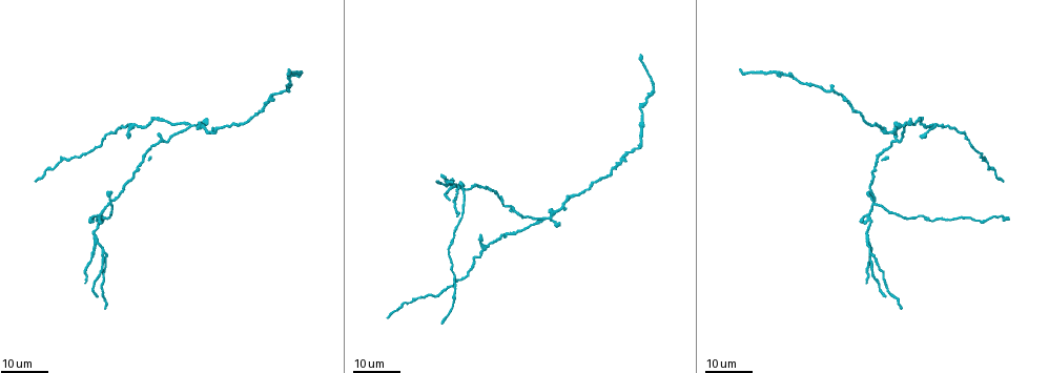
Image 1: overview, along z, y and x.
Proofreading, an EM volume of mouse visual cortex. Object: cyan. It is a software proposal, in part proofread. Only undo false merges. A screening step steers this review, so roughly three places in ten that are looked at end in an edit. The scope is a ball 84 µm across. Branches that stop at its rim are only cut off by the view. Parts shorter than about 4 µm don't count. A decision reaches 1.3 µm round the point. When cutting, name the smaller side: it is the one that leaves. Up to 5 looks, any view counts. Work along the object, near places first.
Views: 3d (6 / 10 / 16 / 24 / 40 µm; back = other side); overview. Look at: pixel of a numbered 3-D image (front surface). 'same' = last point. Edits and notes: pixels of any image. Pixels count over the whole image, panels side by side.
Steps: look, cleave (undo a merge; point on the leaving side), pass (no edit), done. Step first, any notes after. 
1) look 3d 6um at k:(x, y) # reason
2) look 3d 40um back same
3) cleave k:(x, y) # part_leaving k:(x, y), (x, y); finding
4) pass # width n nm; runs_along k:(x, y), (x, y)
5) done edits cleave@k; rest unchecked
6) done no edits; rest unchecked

look 3d 16um at 1:(888, 133) # three-way junction

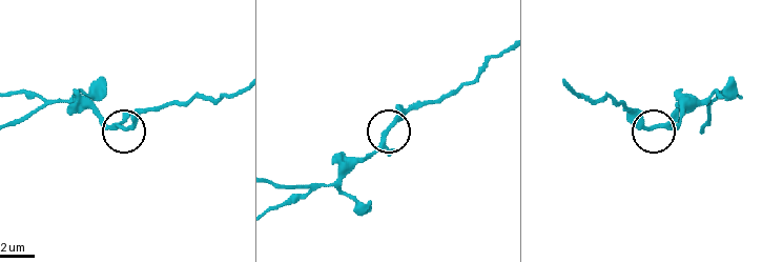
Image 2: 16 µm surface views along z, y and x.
look 3d 6um at 2:(384, 137)

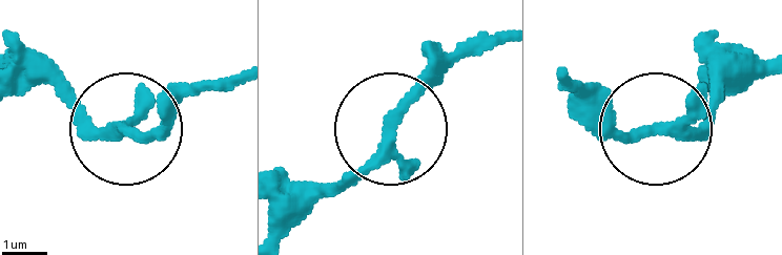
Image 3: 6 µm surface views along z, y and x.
pass # runs_along 3:(279, 238), (369, 158), (404, 103), (456, 49); continuous, no second cell

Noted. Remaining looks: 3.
look 3d 16um at 1:(189, 124) # arms part here

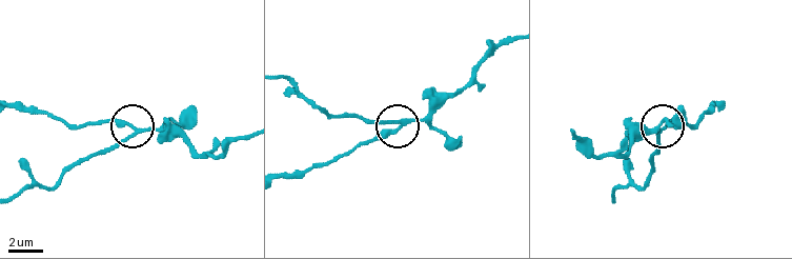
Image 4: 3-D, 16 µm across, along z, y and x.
look 3d 6um at 4:(138, 131)

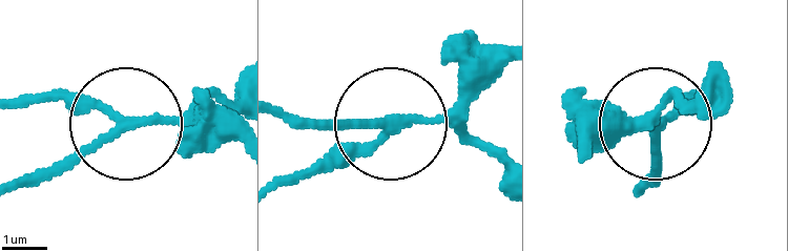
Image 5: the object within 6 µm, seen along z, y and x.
pass # runs_along 5:(12, 190), (113, 138), (113, 119), (49, 96); one cell here

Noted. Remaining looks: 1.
done no edits; rest unchecked

